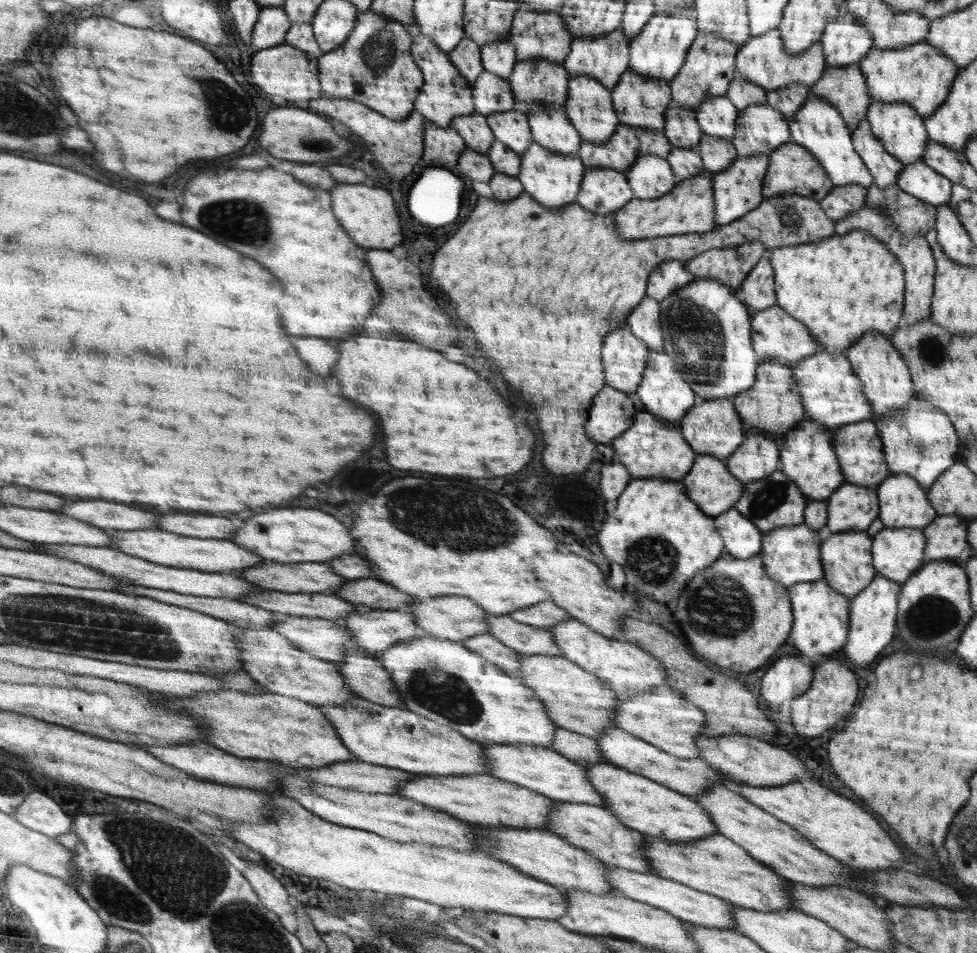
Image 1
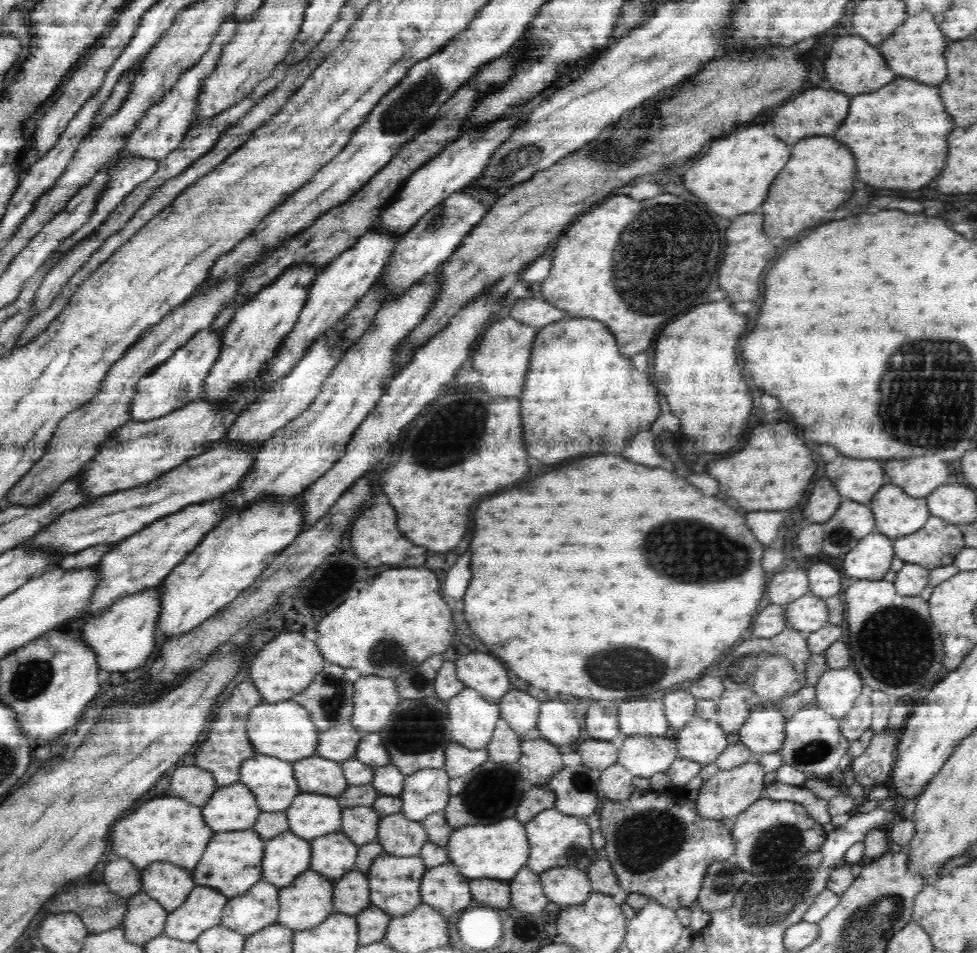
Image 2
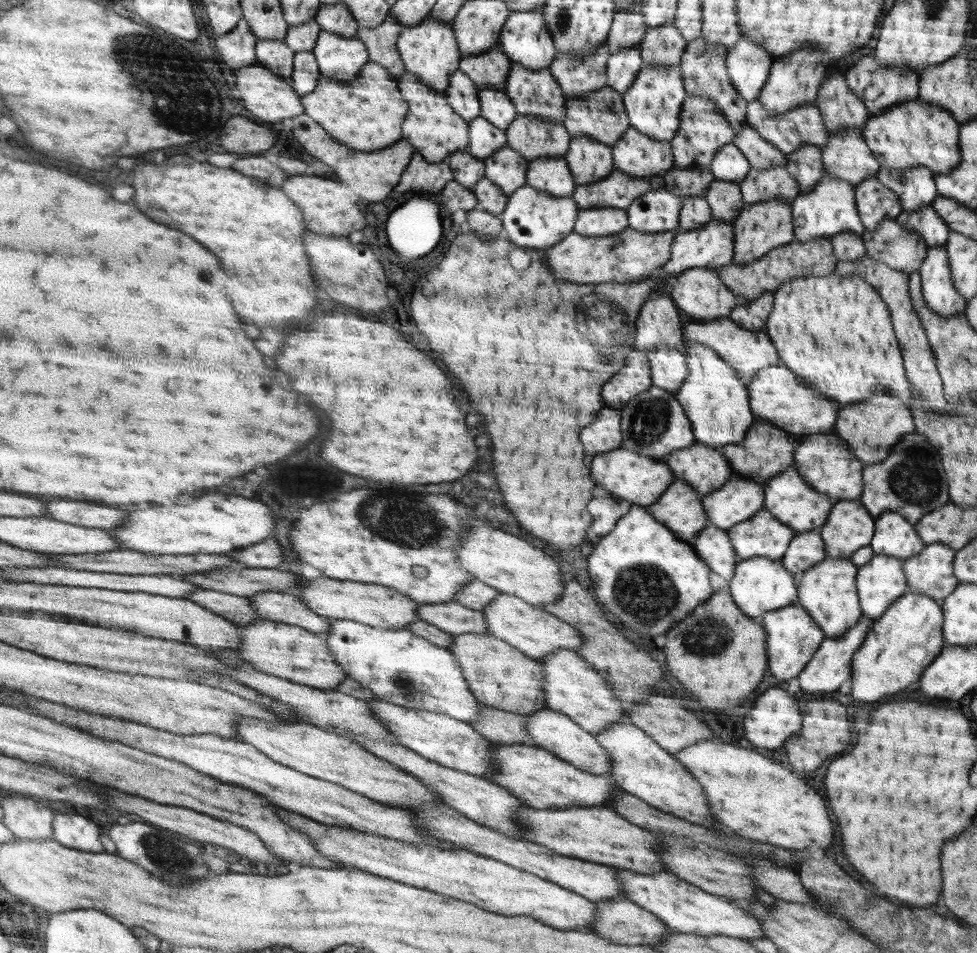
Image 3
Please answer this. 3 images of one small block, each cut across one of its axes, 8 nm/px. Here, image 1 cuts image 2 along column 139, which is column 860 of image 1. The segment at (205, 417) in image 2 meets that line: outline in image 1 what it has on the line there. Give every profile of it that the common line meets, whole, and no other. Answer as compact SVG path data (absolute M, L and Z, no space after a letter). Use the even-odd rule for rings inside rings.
M871 419L860 420L849 425L842 425L835 430L834 450L838 452L838 462L844 472L846 482L864 487L876 488L888 476L888 464L884 464L884 456L880 454L881 434L877 429L876 421Z

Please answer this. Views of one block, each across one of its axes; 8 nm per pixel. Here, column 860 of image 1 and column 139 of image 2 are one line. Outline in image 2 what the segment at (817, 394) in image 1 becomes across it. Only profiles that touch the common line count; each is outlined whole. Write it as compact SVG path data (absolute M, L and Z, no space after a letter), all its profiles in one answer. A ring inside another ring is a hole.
M212 328L197 332L160 366L142 375L135 383L135 391L129 400L129 420L146 421L160 418L203 398L201 384L216 362L221 346L221 334L213 332Z

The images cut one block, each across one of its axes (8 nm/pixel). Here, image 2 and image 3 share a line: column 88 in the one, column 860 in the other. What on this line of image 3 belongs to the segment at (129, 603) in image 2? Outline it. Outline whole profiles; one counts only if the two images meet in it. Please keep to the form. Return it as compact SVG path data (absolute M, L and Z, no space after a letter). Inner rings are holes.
M862 616L861 621L853 629L848 630L846 634L842 634L840 638L825 638L825 641L820 645L820 649L814 654L812 660L798 676L800 688L802 688L801 691L822 694L822 692L839 690L842 683L850 679L854 654L861 649L862 643L865 642L866 634L869 633L870 628L873 626L873 622L872 618Z

